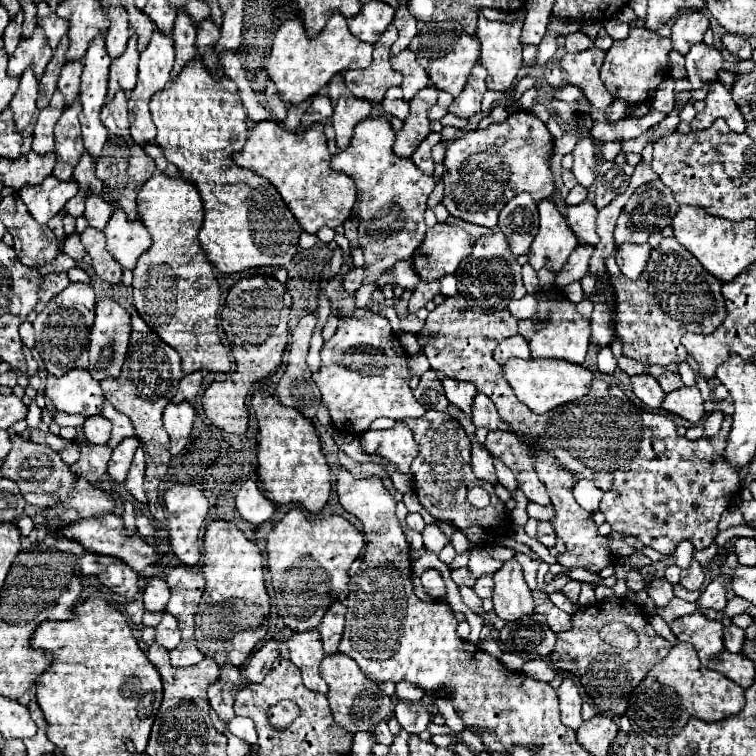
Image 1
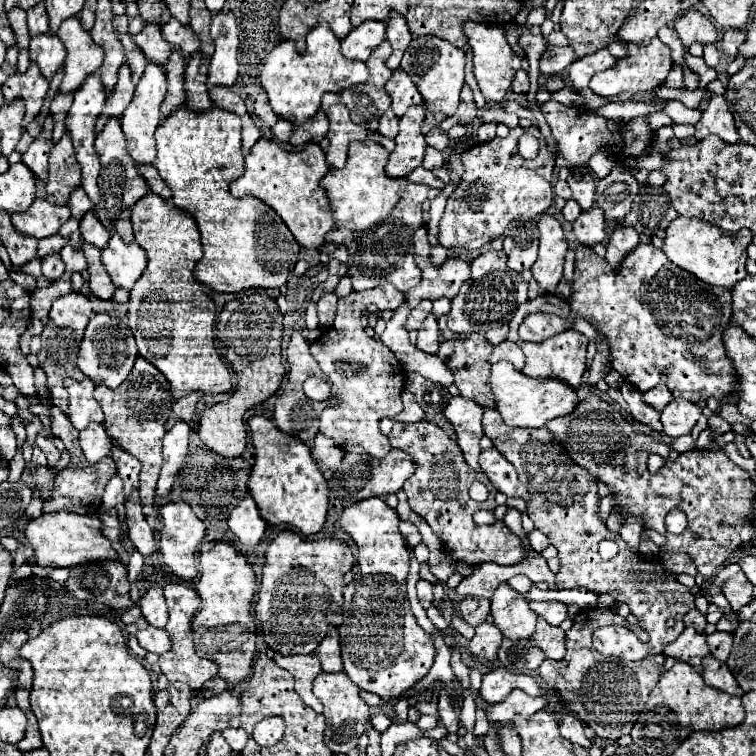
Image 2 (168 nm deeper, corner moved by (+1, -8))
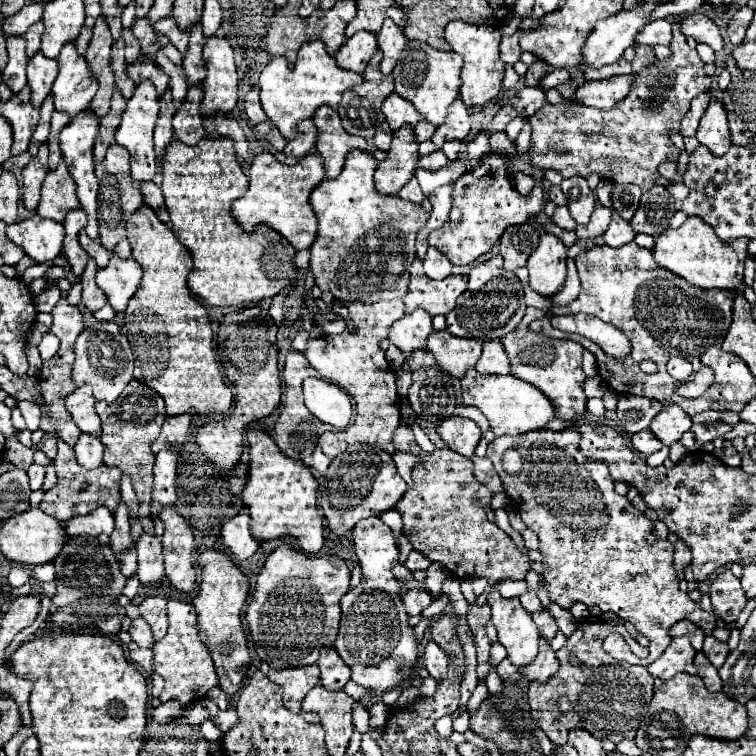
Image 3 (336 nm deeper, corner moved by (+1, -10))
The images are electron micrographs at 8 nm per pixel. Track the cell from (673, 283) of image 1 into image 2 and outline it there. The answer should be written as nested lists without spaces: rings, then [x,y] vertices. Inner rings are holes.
[[[579,245],[575,249],[575,293],[571,297],[571,313],[569,318],[562,319],[553,314],[535,313],[527,315],[519,325],[519,337],[531,343],[541,343],[565,329],[573,327],[575,315],[583,315],[585,319],[595,319],[599,331],[607,337],[611,349],[611,365],[613,369],[631,385],[641,391],[649,391],[655,385],[665,383],[673,397],[687,401],[705,401],[707,397],[721,399],[735,391],[735,373],[733,365],[729,365],[729,357],[723,347],[723,331],[731,321],[731,289],[711,287],[693,273],[677,267],[667,259],[667,255],[655,245],[639,245],[629,259],[625,257],[625,265],[621,265],[621,273],[613,273],[605,259],[599,259],[589,247]],[[685,351],[697,353],[703,359],[709,359],[709,373],[703,365],[693,365],[693,361],[685,359]]]

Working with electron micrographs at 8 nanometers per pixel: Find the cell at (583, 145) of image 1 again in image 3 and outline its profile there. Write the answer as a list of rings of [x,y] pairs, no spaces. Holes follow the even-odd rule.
[[[563,183],[563,191],[567,193],[567,207],[569,207],[571,217],[577,223],[585,225],[585,223],[589,223],[589,217],[591,217],[593,209],[595,209],[595,195],[587,185],[585,187],[573,185],[573,187],[567,189],[565,183]],[[573,187],[577,187],[577,191],[573,191]]]

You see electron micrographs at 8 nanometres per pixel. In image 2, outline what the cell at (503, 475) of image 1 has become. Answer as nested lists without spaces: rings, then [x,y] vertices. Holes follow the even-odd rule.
[[[507,507],[507,515],[503,519],[519,537],[521,537],[521,545],[523,545],[523,551],[529,551],[531,547],[523,541],[523,527],[521,527],[521,511],[515,509],[515,507]]]

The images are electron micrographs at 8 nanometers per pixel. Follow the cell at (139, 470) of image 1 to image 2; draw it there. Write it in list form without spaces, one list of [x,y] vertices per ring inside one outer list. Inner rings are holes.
[[[139,487],[133,489],[131,497],[125,501],[125,513],[127,513],[127,523],[129,523],[129,537],[133,541],[133,545],[141,551],[141,555],[151,555],[157,545],[153,539],[153,529],[147,525],[145,515],[141,511],[141,503],[139,503]]]

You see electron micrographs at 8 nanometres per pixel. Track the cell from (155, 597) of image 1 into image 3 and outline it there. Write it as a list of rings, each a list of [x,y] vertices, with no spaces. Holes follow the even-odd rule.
[[[147,597],[139,605],[141,617],[149,623],[153,631],[153,641],[159,641],[167,633],[167,611],[165,611],[165,599],[163,597]]]

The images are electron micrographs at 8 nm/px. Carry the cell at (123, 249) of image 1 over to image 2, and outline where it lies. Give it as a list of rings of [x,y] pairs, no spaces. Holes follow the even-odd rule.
[[[113,233],[109,245],[103,249],[101,261],[111,275],[115,287],[123,287],[127,291],[133,289],[135,281],[147,267],[147,253],[137,243],[125,243],[121,235]]]

